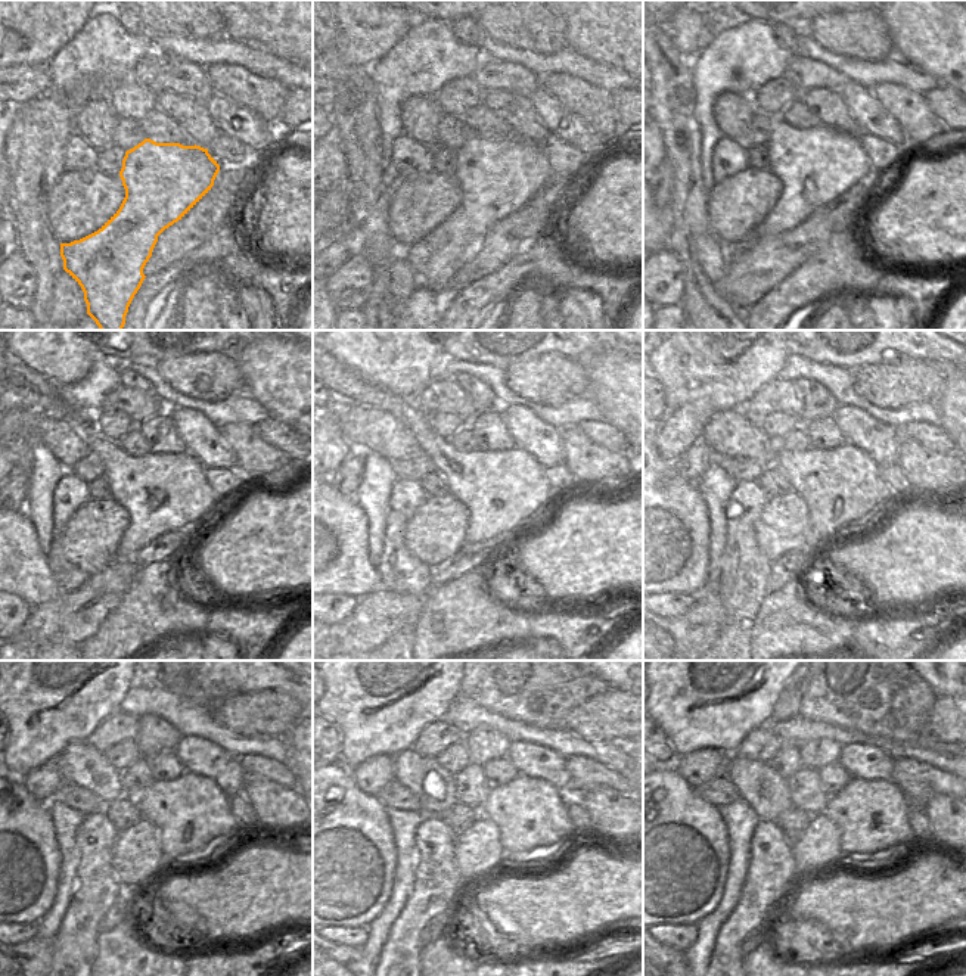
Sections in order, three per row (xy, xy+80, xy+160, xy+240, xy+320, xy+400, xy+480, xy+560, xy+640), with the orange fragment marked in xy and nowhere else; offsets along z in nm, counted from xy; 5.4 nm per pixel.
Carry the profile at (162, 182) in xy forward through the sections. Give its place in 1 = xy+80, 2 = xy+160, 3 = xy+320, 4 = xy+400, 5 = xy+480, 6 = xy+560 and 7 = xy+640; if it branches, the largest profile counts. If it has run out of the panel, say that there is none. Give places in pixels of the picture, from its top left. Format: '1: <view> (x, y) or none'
1: xy+80 (497, 177)
2: xy+160 (816, 165)
3: xy+320 (505, 491)
4: xy+400 (842, 488)
5: xy+480 (192, 816)
6: xy+560 (531, 816)
7: xy+640 (872, 816)

